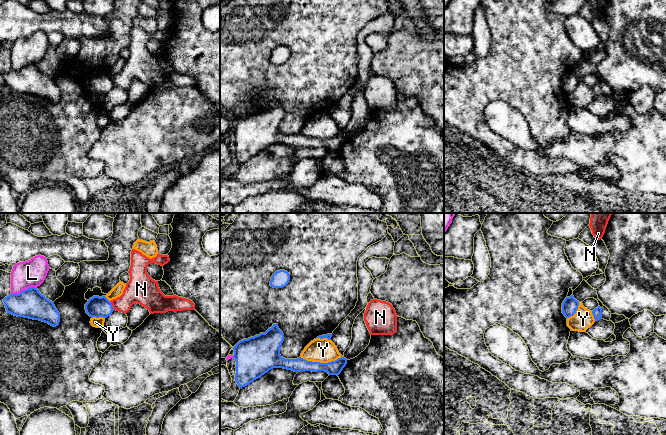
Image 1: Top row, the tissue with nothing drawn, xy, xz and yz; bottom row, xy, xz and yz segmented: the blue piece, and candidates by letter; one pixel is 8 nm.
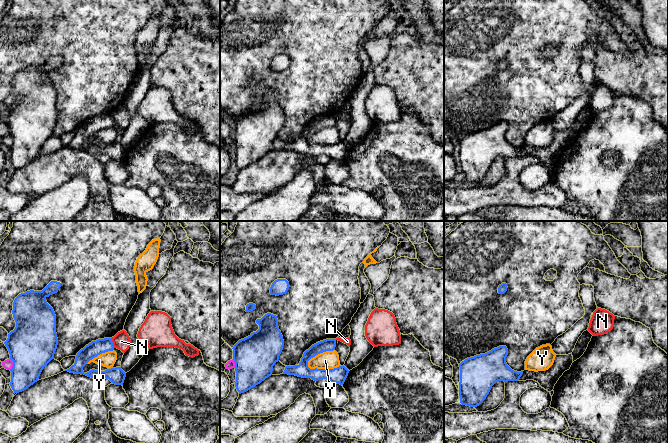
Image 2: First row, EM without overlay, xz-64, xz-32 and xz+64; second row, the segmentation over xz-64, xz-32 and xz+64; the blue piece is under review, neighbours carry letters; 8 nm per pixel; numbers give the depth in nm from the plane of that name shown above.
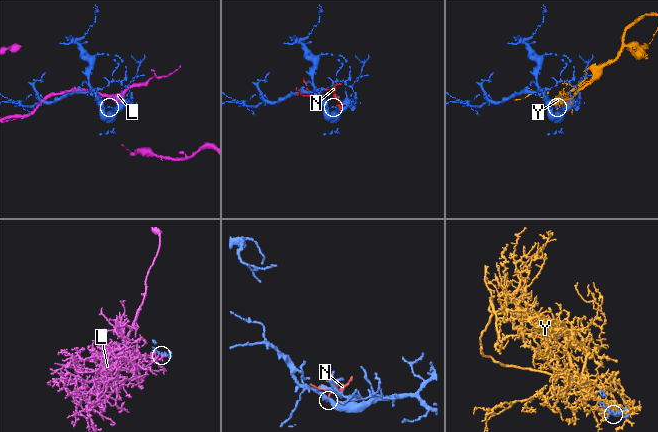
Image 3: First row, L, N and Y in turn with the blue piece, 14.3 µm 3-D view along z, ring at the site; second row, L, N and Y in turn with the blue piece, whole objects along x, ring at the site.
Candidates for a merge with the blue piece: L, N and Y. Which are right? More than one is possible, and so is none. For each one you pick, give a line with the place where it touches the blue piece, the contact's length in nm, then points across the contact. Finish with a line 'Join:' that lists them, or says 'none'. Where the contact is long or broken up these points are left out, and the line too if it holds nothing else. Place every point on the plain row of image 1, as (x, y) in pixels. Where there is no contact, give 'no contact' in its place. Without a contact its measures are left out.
Join: none

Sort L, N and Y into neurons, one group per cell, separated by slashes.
L / N / Y

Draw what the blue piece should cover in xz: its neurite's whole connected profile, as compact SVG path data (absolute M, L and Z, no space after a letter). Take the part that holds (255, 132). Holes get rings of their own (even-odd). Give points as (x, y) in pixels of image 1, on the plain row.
M273 100L265 109L239 117L234 123L236 137L235 157L240 164L247 162L273 144L283 144L294 148L325 147L329 151L339 151L347 140L344 133L328 139L307 137L301 133L285 135L280 131L284 110L278 100Z

